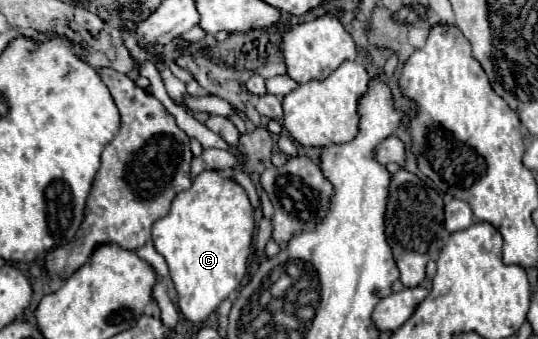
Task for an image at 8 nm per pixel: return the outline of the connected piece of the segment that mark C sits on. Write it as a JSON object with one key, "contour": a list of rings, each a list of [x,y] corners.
{"contour":[[[215,170],[201,172],[187,192],[179,192],[173,198],[169,214],[153,224],[155,250],[165,258],[169,266],[169,274],[177,290],[177,306],[189,322],[205,322],[219,308],[219,304],[239,288],[243,276],[247,274],[253,228],[253,206],[249,204],[245,190],[237,182],[221,176]]]}

